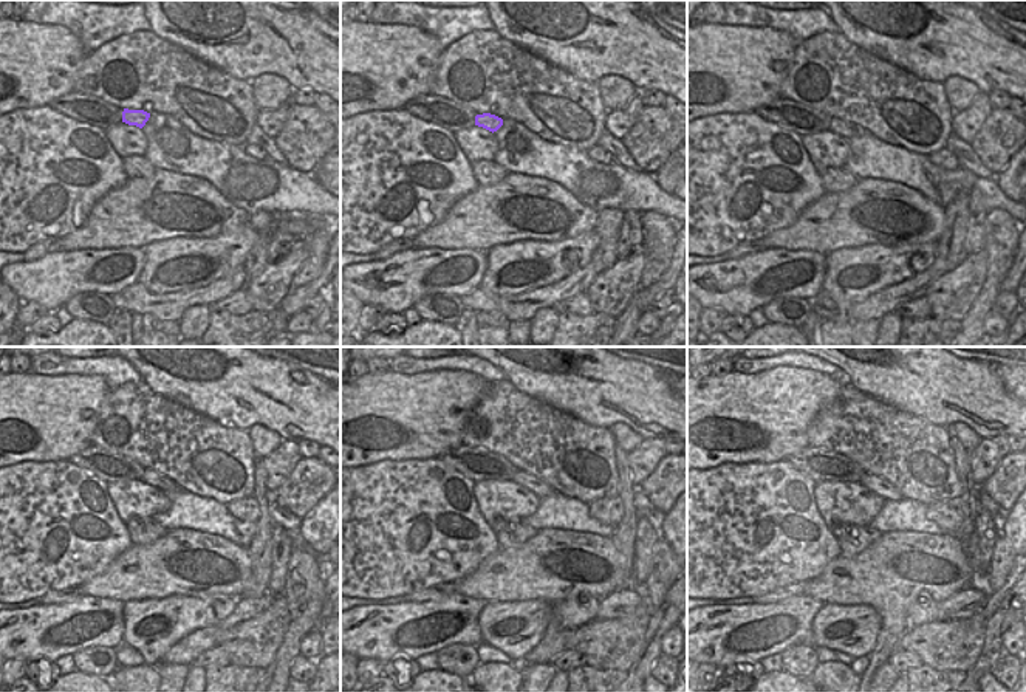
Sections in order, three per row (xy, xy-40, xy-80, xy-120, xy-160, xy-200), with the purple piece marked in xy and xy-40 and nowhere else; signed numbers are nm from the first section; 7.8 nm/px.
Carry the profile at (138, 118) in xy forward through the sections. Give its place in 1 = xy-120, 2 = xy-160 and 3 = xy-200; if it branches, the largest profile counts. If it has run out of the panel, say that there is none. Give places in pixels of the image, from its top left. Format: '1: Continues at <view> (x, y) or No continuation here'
1: Continues at xy-120 (150, 477)
2: Continues at xy-160 (539, 488)
3: Continues at xy-200 (876, 483)

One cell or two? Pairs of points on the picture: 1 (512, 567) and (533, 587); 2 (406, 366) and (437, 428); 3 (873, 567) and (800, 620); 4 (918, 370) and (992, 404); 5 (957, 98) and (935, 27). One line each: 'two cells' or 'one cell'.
1: one cell
2: two cells
3: two cells
4: one cell
5: two cells

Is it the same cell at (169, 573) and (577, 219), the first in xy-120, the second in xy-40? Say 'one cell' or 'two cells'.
one cell

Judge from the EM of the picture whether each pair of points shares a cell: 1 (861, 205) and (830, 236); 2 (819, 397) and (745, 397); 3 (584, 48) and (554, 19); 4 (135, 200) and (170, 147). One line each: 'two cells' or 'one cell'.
1: one cell
2: one cell
3: one cell
4: two cells

